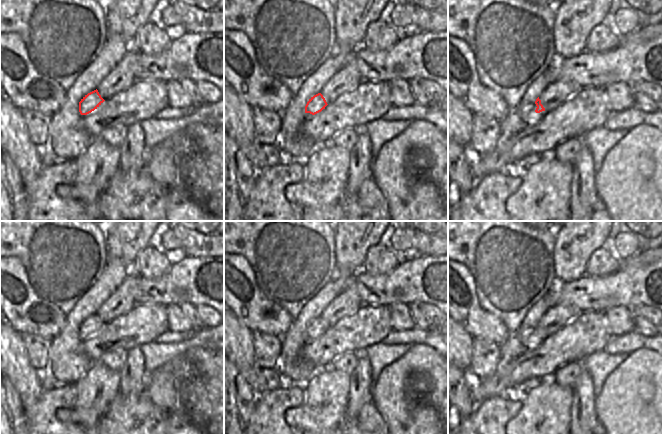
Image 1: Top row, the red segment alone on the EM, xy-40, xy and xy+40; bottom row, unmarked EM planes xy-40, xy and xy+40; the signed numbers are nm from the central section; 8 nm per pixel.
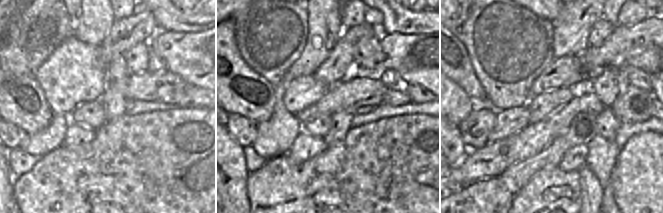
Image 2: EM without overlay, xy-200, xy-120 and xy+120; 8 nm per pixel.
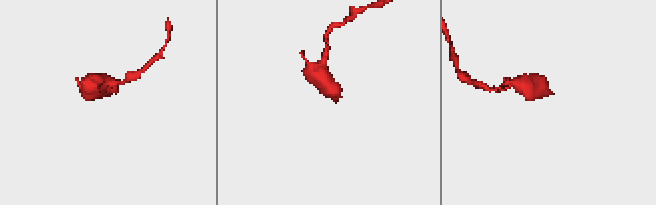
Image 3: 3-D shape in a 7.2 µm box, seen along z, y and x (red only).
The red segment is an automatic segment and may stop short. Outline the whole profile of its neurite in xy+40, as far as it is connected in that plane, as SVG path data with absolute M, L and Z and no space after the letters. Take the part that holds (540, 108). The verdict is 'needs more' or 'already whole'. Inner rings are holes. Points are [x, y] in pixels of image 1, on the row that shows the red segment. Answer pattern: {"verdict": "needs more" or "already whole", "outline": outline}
{"verdict": "needs more", "outline": "M539 97L530 105L524 107L520 113L509 111L509 114L501 121L501 142L506 141L526 127L536 125L545 114L545 108Z"}

